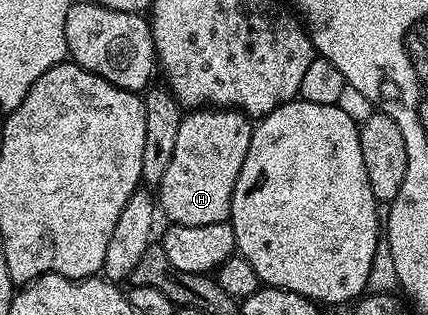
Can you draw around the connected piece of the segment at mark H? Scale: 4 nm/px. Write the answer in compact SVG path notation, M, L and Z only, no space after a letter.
M202 107L186 112L179 123L179 136L175 142L175 151L171 154L171 163L163 175L159 186L159 209L166 213L174 225L203 227L207 223L219 223L229 220L231 195L235 191L235 179L243 171L243 159L247 159L247 147L255 125L246 114L236 109L224 107Z

